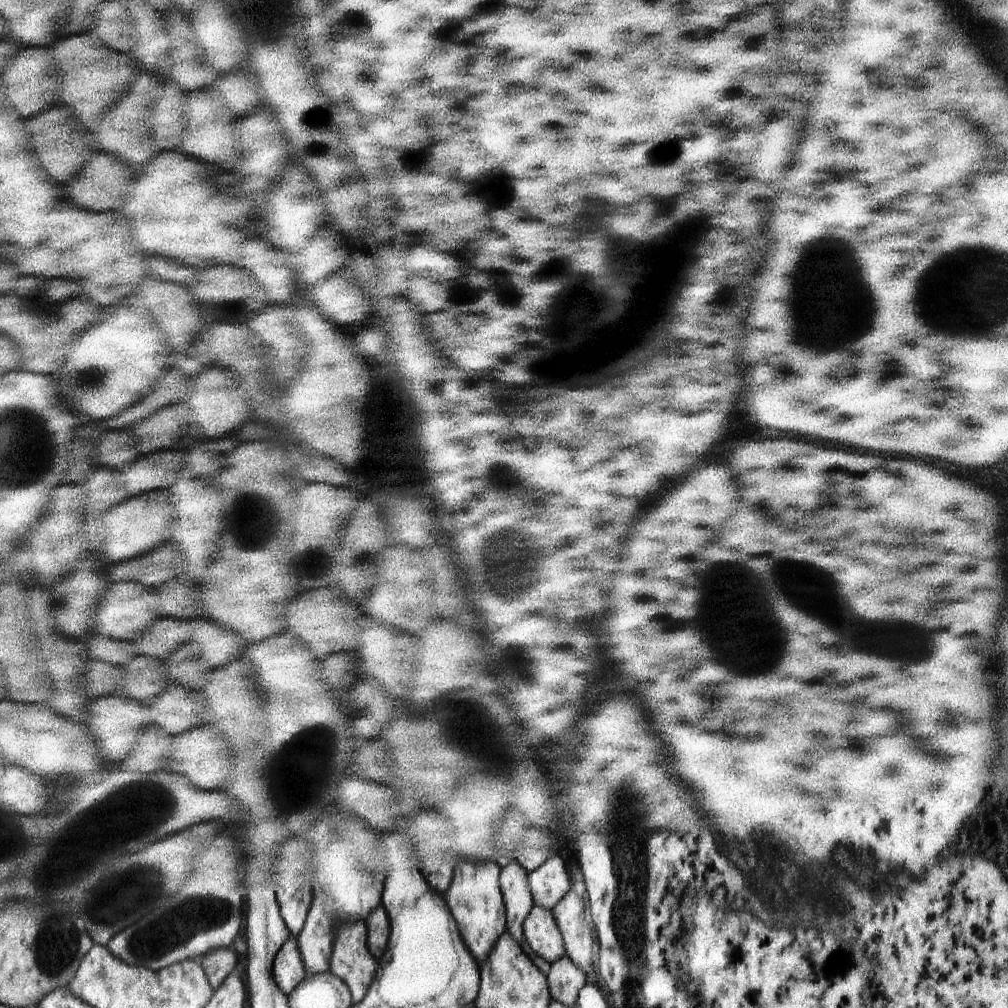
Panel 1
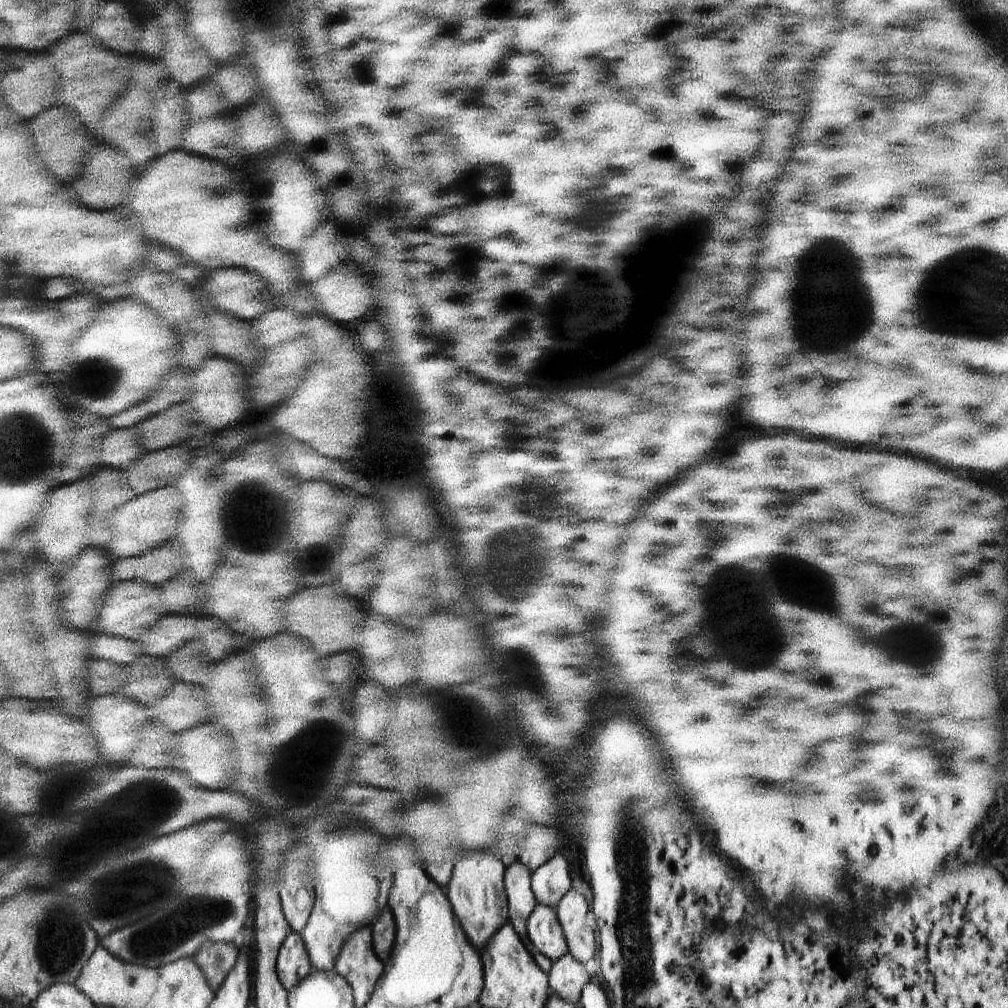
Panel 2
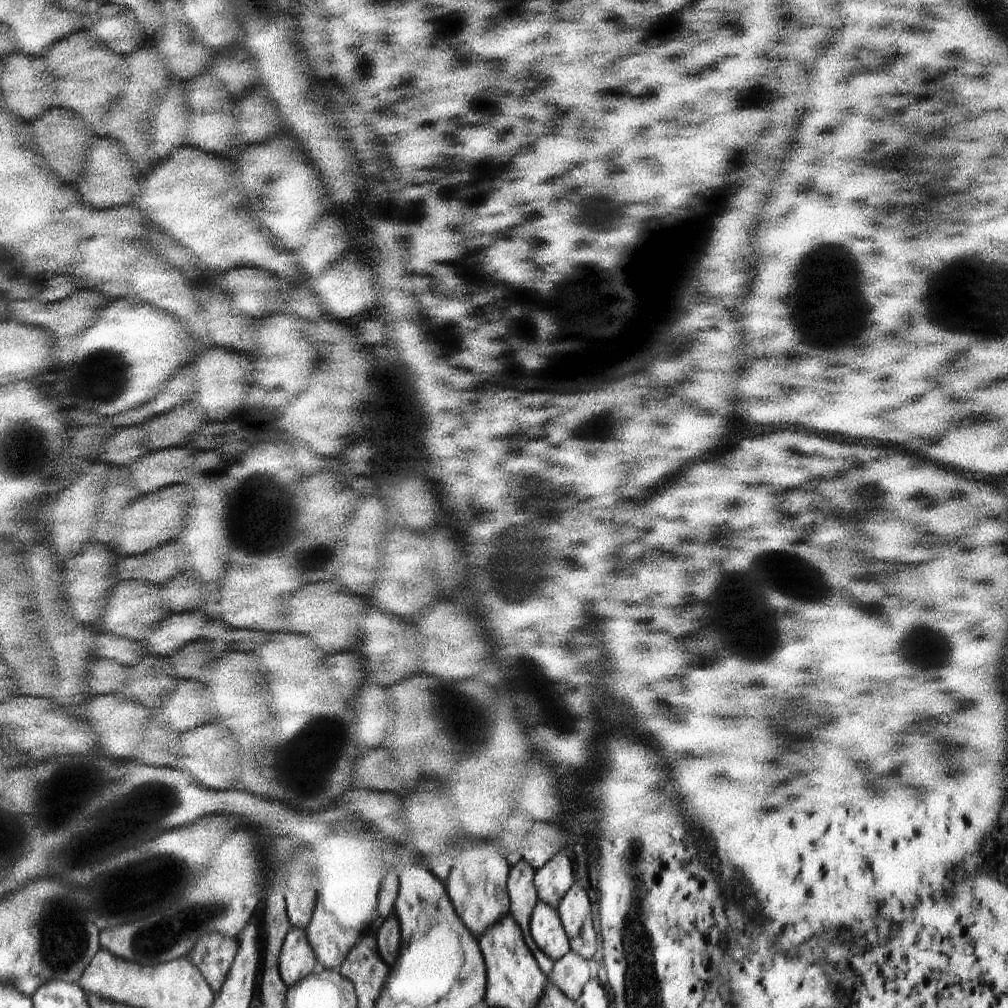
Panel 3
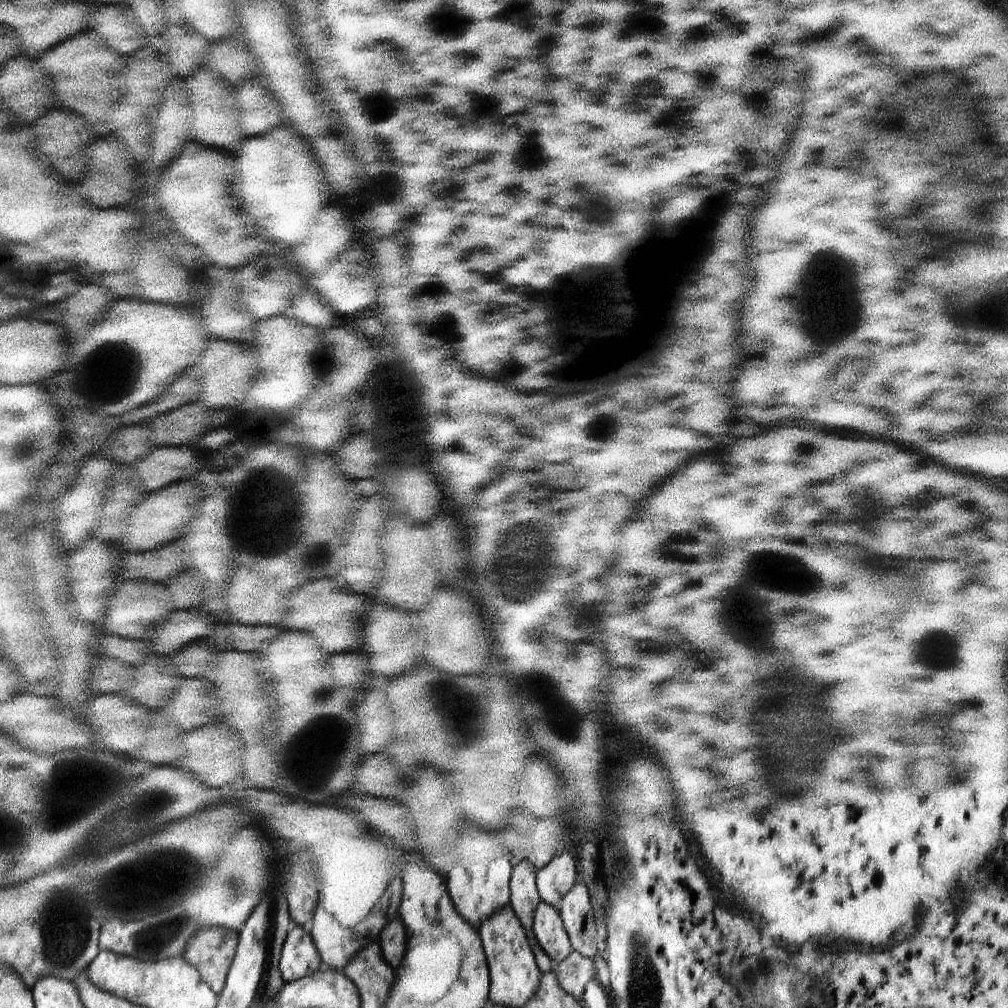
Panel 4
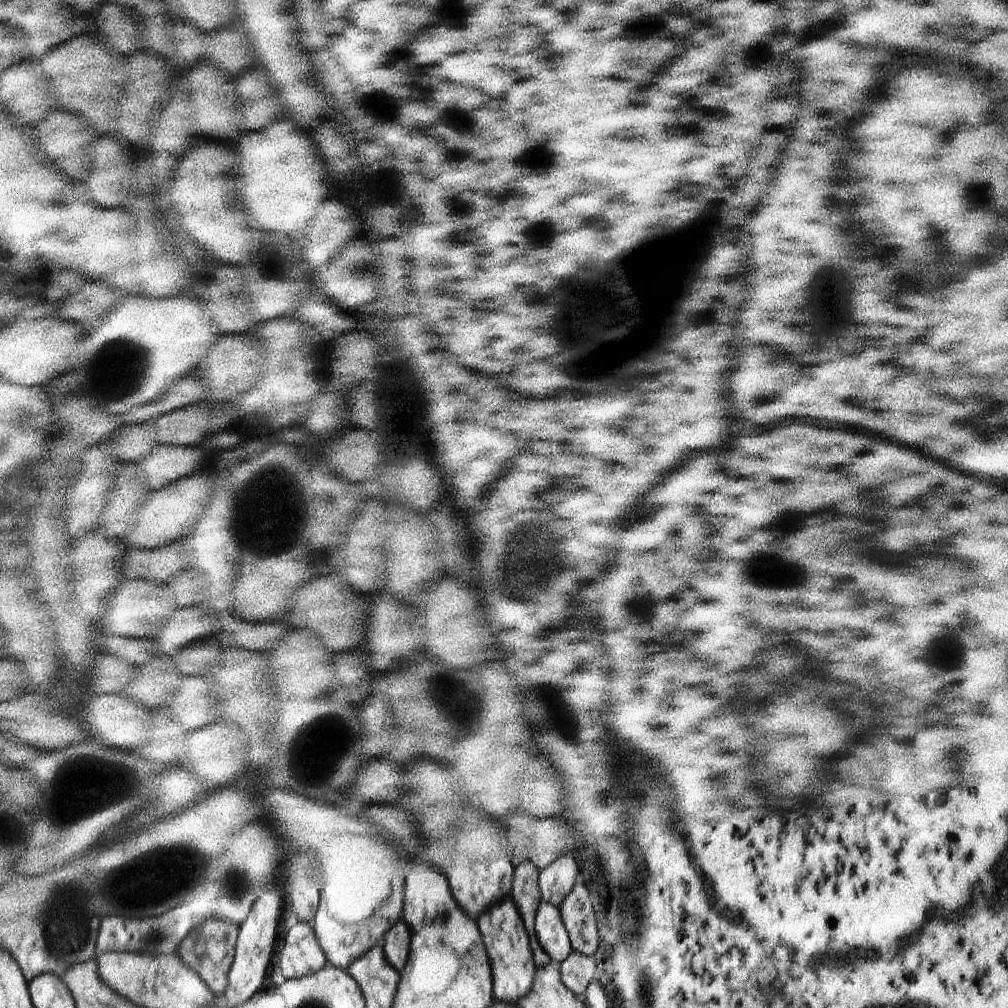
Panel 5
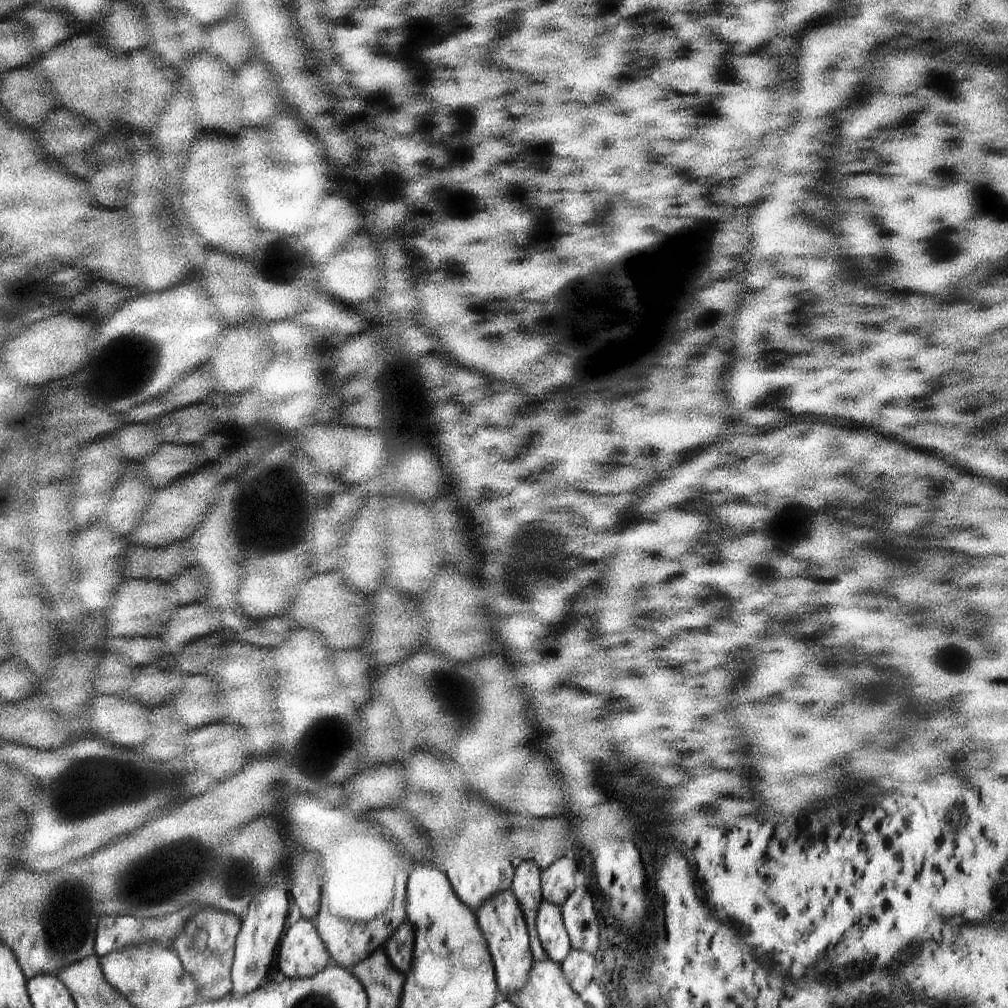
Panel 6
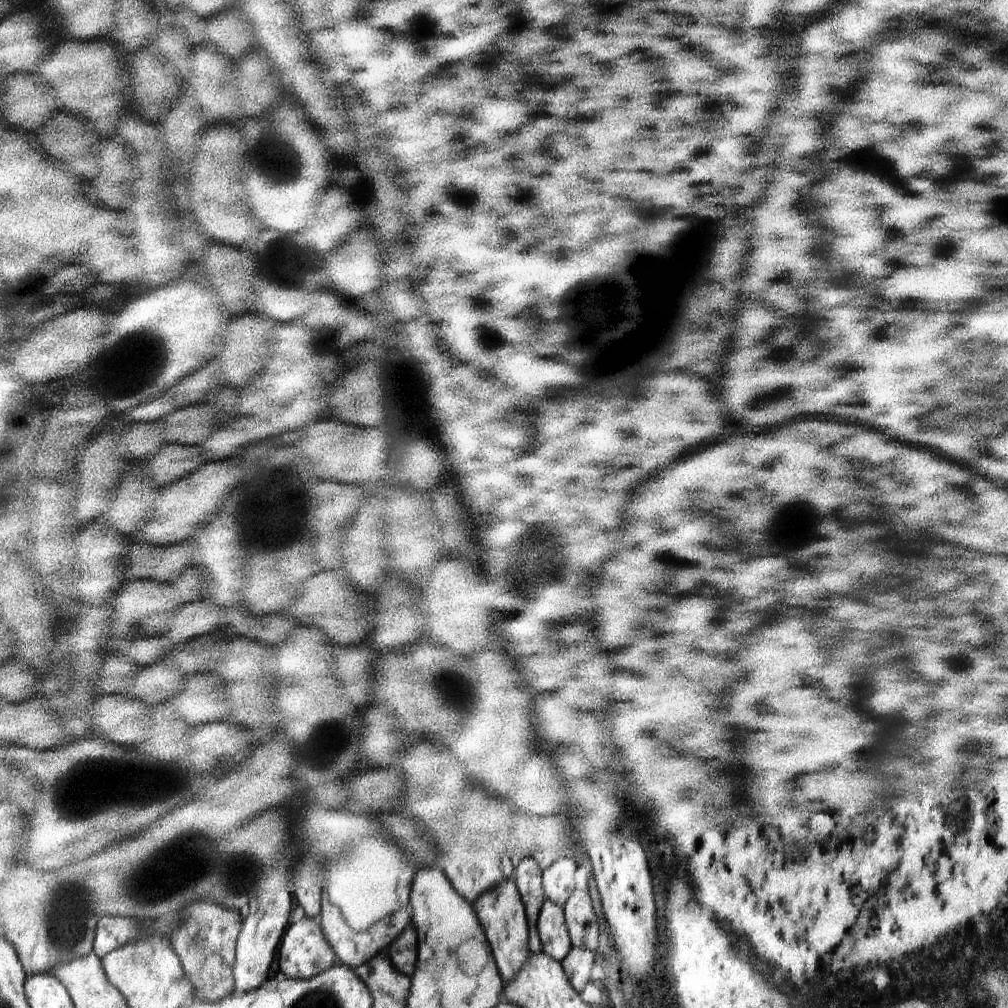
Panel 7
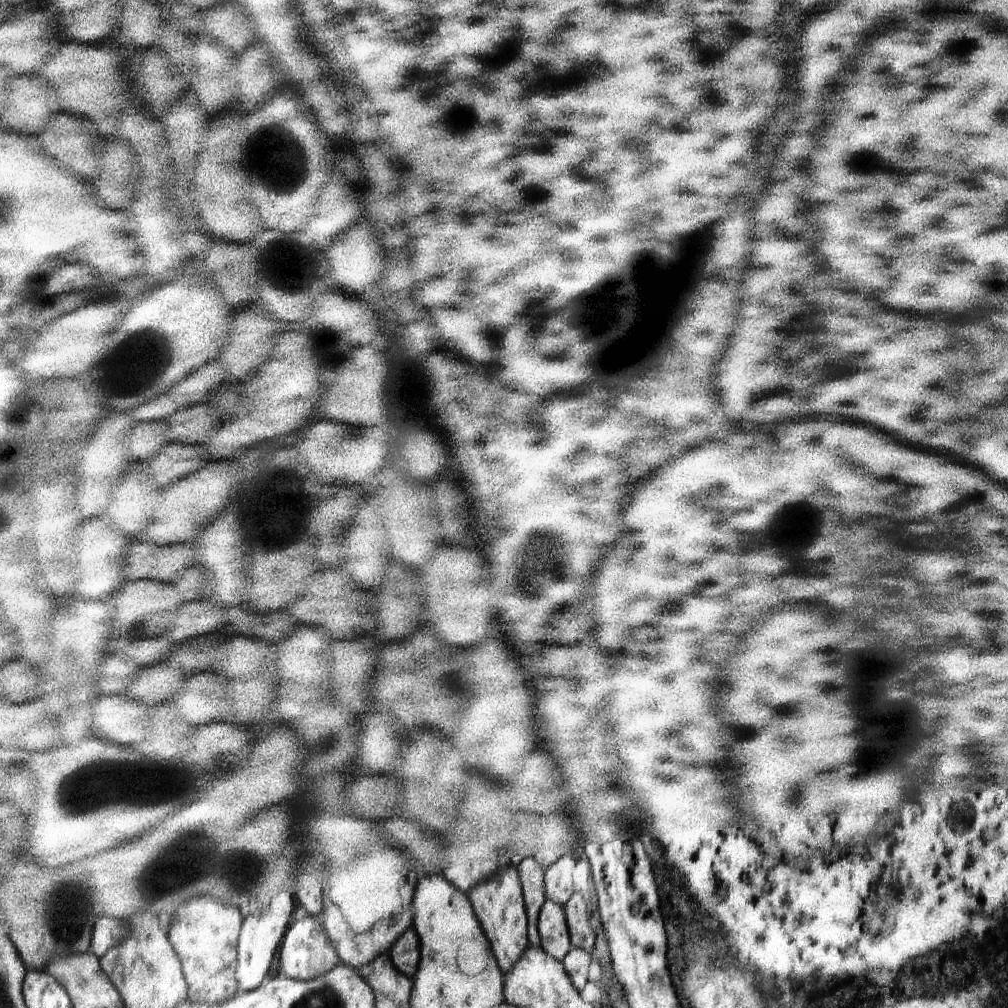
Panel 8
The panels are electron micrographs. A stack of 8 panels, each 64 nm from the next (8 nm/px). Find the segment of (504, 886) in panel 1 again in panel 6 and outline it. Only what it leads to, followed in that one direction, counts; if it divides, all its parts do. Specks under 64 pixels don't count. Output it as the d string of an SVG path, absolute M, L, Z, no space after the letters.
M532 859L522 861L513 874L512 892L518 900L528 932L536 930L536 915L543 901L540 875L541 871Z

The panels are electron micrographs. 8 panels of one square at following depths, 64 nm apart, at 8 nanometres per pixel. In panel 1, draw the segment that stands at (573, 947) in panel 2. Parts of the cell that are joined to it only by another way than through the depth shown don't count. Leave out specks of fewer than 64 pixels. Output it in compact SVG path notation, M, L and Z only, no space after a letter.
M571 888L551 912L563 938L565 955L586 972L595 946L593 929L586 923L584 901Z

